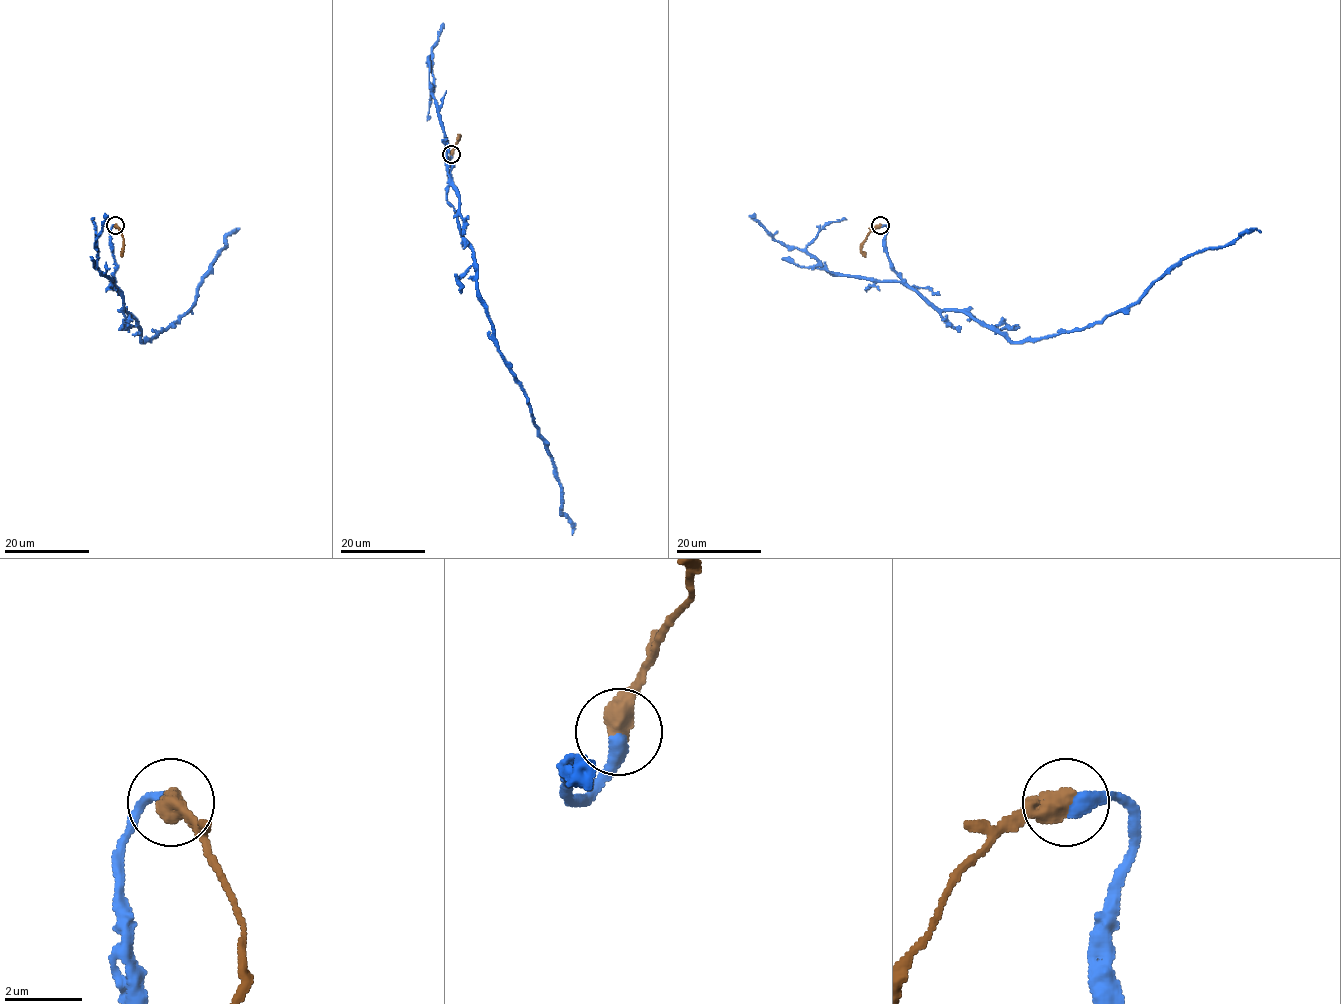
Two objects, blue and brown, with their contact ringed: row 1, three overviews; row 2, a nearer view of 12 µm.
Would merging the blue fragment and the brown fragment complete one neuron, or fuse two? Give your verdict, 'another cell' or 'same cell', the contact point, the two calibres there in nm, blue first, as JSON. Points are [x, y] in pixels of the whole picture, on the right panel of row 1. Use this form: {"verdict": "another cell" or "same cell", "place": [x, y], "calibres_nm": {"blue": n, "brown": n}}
{"verdict": "same cell", "place": [880, 225], "calibres_nm": {"blue": 400, "brown": 550}}

